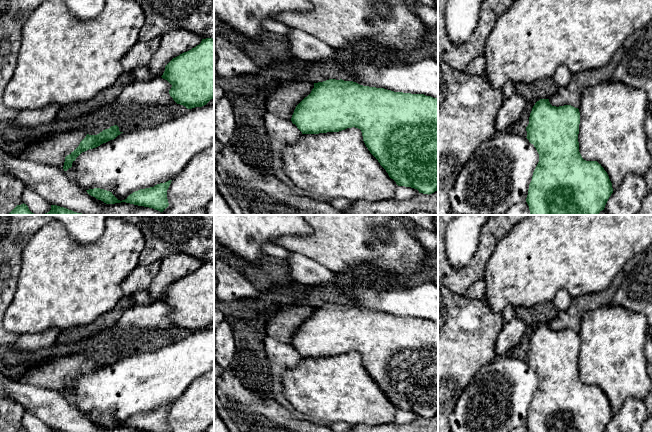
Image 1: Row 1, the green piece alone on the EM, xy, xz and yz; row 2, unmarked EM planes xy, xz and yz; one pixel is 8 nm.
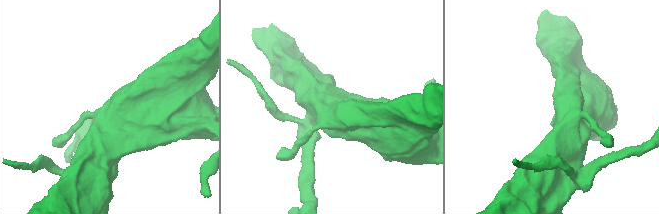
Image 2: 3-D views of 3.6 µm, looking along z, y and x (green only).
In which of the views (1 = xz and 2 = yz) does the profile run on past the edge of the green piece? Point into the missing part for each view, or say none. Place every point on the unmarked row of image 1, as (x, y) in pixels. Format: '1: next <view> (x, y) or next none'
1: next none
2: next none

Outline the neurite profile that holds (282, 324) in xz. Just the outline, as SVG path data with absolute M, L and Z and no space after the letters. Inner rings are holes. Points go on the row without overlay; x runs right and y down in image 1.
M278 298L287 301L289 305L270 316L266 333L267 336L291 345L296 330L311 317L314 307L304 298Z

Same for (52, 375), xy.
M83 351L46 360L26 372L21 382L63 392L65 381L71 378L86 361Z

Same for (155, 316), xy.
M162 301L134 305L126 310L114 328L117 330L150 330L164 332L177 328L169 318L172 309Z

